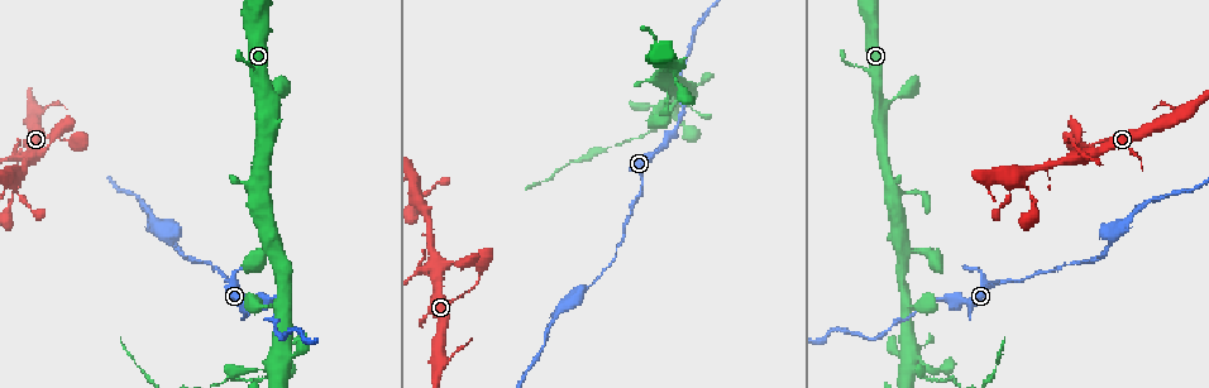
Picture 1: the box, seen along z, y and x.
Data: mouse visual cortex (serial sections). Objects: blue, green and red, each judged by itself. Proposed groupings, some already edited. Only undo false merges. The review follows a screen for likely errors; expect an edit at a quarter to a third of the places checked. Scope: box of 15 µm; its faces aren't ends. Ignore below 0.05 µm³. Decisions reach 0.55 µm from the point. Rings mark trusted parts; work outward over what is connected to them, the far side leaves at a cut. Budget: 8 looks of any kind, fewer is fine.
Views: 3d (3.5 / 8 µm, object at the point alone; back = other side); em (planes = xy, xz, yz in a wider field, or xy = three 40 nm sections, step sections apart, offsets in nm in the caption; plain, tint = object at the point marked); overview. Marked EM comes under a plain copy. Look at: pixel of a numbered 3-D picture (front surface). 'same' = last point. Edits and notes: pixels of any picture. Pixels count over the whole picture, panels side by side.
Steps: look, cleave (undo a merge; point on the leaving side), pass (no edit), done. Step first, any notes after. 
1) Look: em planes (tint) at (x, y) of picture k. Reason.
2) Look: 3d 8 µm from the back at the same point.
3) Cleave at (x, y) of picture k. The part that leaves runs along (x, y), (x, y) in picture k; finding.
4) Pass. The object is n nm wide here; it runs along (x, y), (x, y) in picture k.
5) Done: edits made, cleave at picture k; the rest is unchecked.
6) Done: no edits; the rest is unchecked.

Look: 3d 3.5 µm at (907, 303) of picture 1. Thin arm on a thick one.

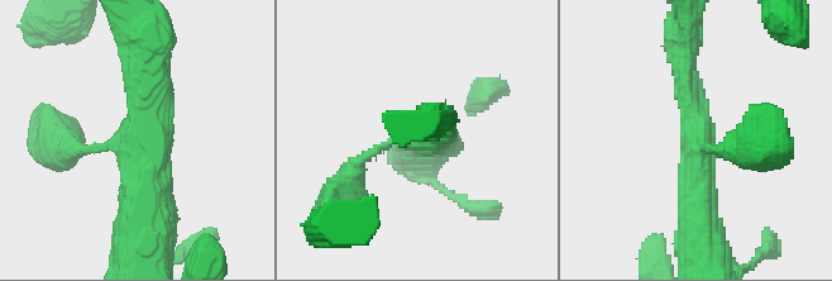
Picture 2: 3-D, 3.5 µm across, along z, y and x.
Look: em xy step 5 (tint) at (696, 137) of picture 2. 3 arms meet here; the arms are 100, 300, 500 nm wide; now the EM.

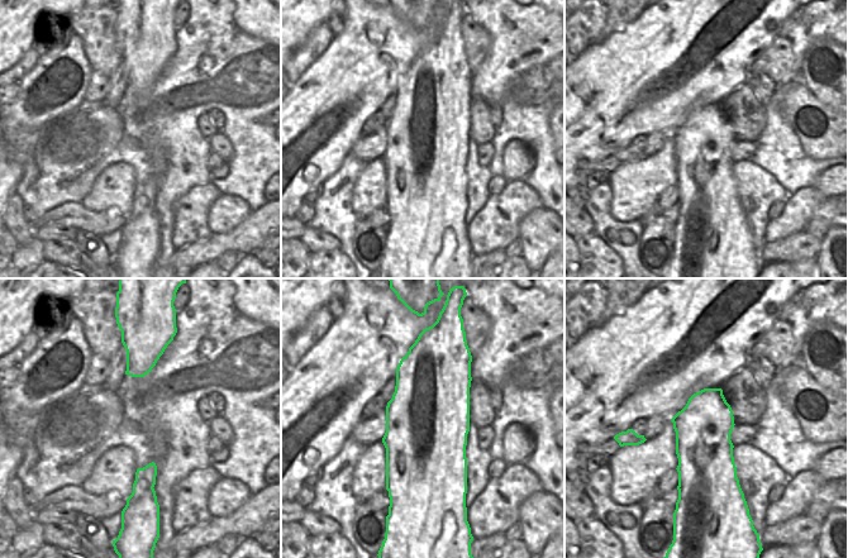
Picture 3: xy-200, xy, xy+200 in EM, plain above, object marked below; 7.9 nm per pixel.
Pass. It runs along (682, 56), (698, 127), (698, 227) in picture 2; one cell here.

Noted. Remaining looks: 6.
Look: 3d 3.5 µm at (681, 105) of picture 1. Sharp bend.

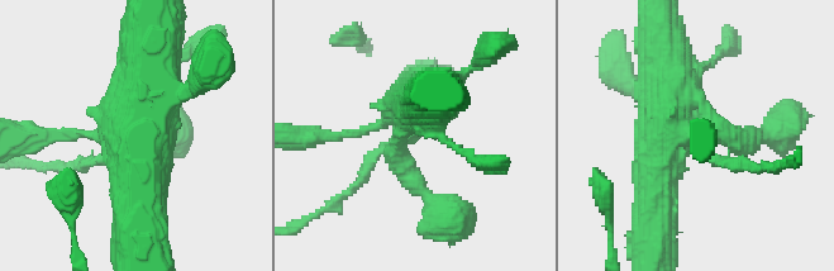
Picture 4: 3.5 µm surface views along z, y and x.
Look: em planes (tint) at the same point. Shape alone is not enough.

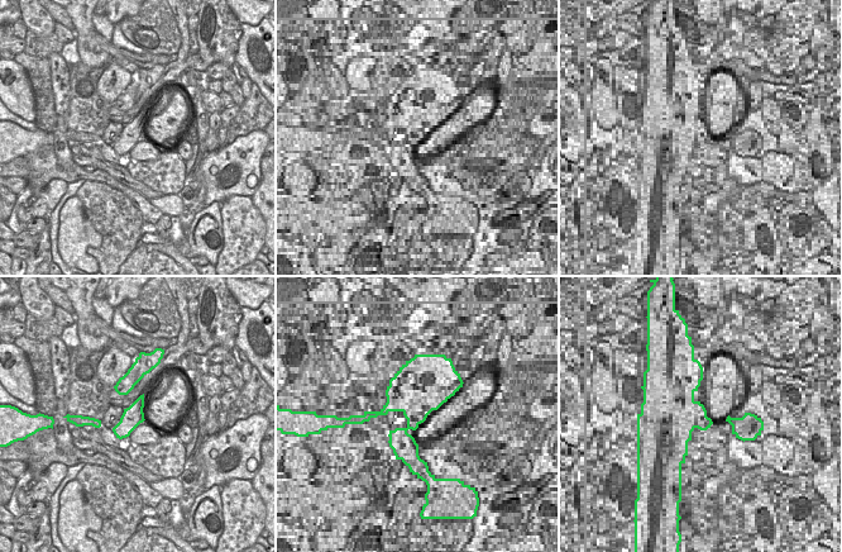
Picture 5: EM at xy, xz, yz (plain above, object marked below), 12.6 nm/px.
Look: em xy step 1 (tint) at the same point.

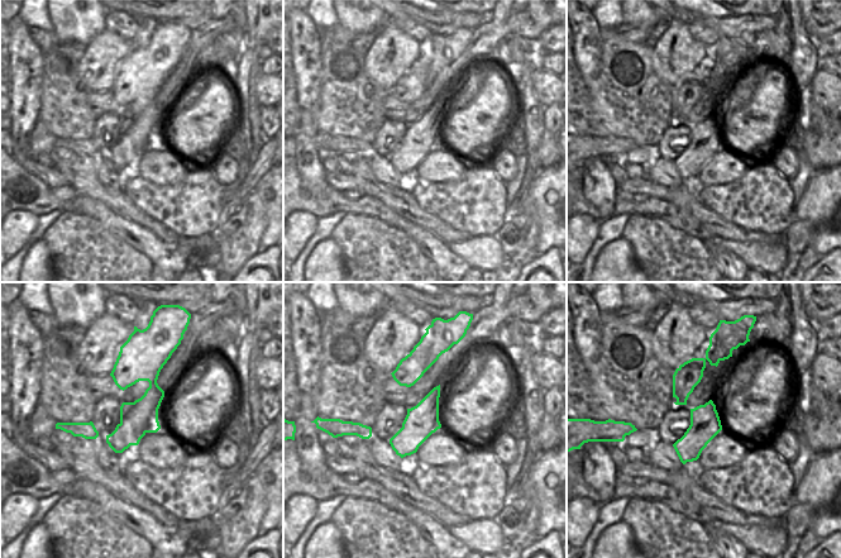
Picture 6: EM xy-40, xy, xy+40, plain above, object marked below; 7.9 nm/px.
Cleave at (366, 174) of picture 4. A border runs along (438, 420), (420, 429), (402, 425) in picture 6; a second cell is stuck on.

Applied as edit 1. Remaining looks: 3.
Look: 3d 8 µm from the back at (571, 293) of picture 1. Arms part here.

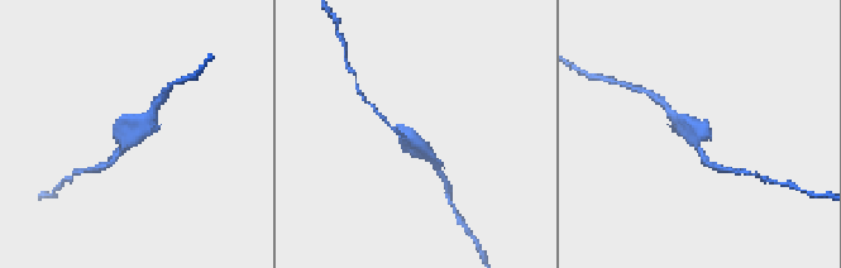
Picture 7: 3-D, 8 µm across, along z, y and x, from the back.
Look: 3d 3.5 µm at (410, 141) of picture 7. Zoom in.

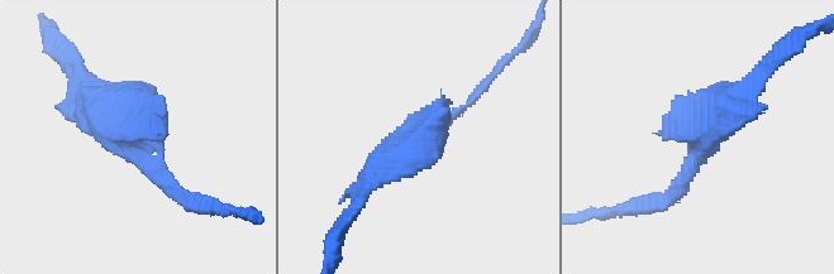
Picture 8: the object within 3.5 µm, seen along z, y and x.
Look: em xy step 1 (tint) at (700, 146) of picture 8. Shape alone is not enough.

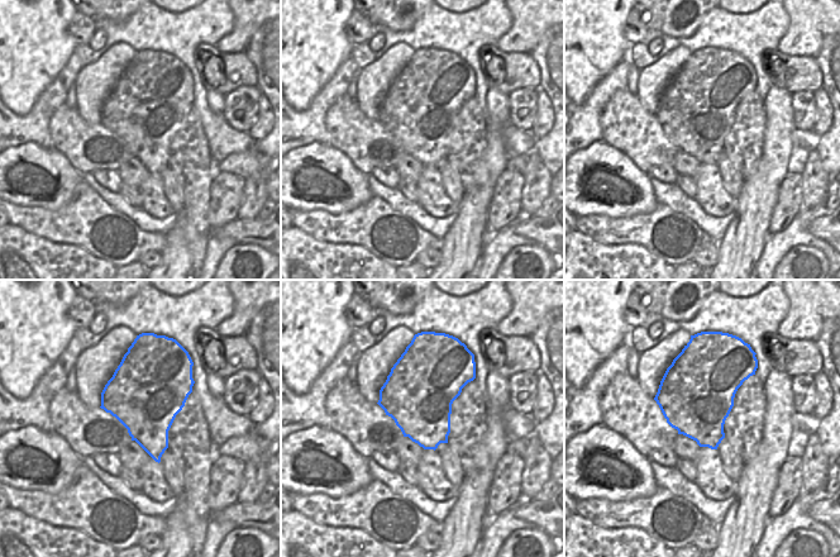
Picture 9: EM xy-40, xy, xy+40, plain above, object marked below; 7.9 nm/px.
Pass. All the same cell.

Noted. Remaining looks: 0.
Done: edits made, cleave at picture 4; the rest is unchecked.

